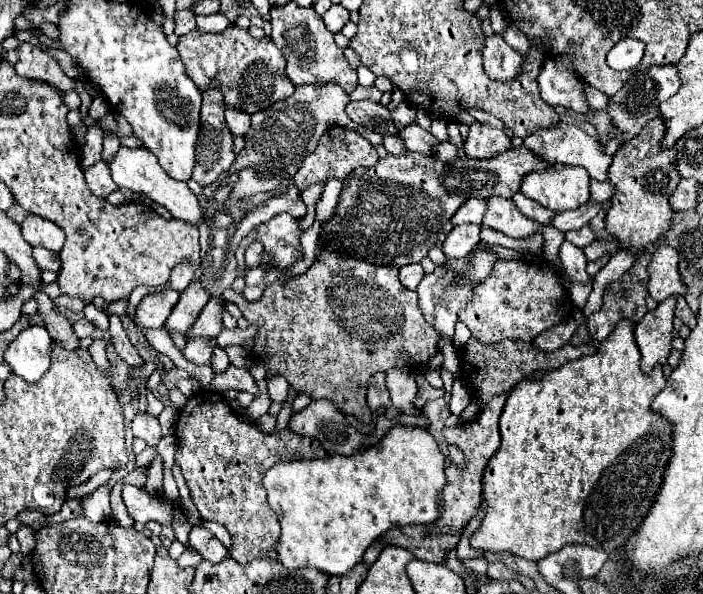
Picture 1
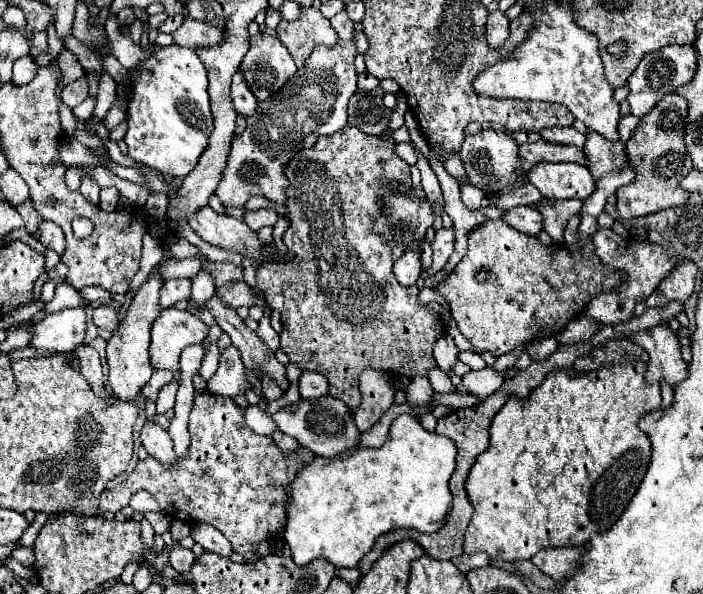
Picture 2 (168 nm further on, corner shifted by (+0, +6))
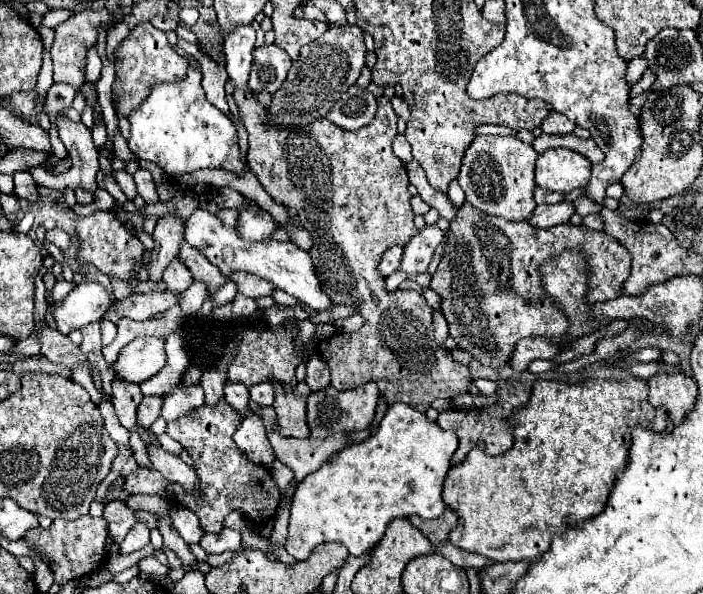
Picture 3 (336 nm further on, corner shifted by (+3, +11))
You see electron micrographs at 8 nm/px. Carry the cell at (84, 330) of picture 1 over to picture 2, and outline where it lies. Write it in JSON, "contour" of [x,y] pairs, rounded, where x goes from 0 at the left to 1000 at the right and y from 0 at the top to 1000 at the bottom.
{"contour":[[[142,512],[134,519],[131,525],[131,539],[139,552],[151,552],[156,559],[168,556],[171,549],[171,525],[162,519],[162,515],[151,515],[151,512]]]}

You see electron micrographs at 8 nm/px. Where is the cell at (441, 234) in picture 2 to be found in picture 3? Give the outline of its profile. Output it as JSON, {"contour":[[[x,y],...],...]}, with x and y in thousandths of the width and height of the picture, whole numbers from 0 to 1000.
{"contour":[[[605,379],[596,396],[590,396],[582,412],[576,416],[576,429],[573,429],[573,446],[570,456],[576,456],[579,463],[593,463],[593,460],[605,460],[619,416],[630,406],[633,392],[622,382],[622,379]]]}

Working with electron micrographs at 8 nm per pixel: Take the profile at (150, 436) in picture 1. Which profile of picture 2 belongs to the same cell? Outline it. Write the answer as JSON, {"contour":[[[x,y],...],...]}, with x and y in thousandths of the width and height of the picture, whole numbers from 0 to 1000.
{"contour":[[[208,710],[202,721],[202,751],[208,754],[208,761],[222,771],[233,788],[245,788],[248,778],[253,774],[248,754],[245,754],[245,737],[239,734],[236,724],[230,724],[225,714],[213,714]]]}

